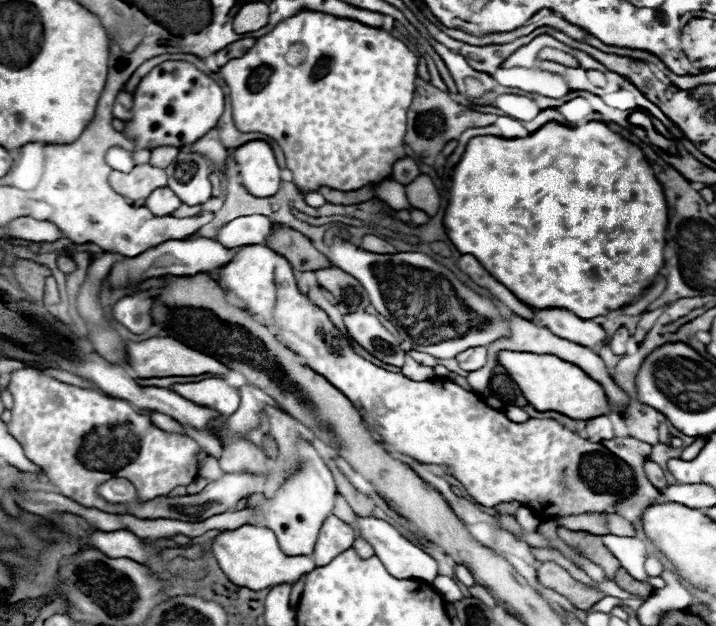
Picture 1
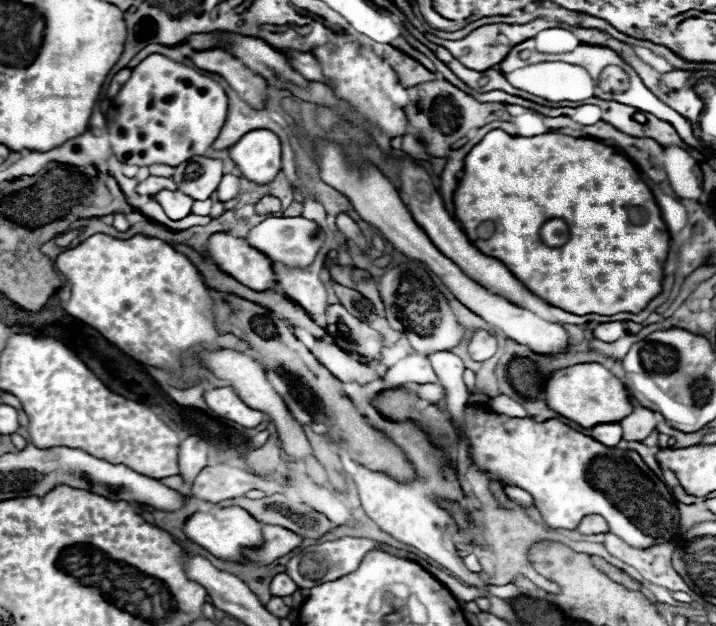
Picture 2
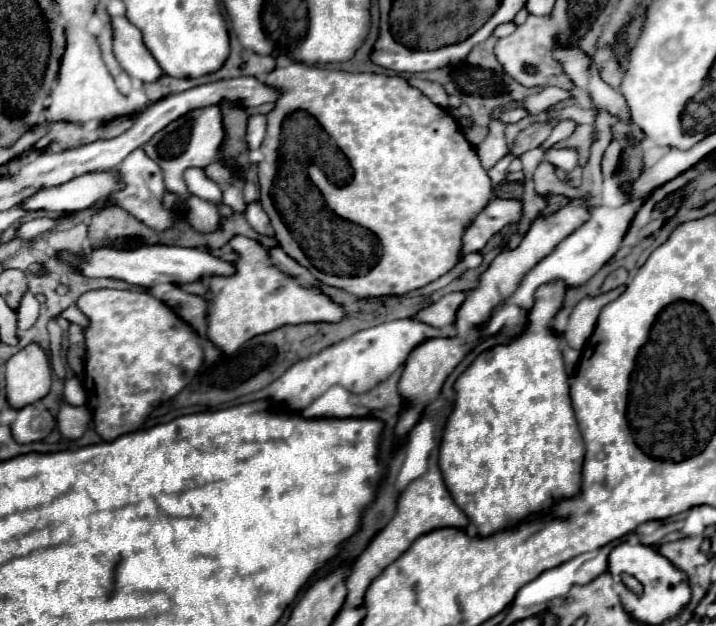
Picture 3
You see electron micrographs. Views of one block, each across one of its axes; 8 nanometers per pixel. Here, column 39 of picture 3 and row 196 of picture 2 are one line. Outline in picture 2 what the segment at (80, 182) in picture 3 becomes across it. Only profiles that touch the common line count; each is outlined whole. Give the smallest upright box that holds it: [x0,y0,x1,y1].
[172,158,224,200]

